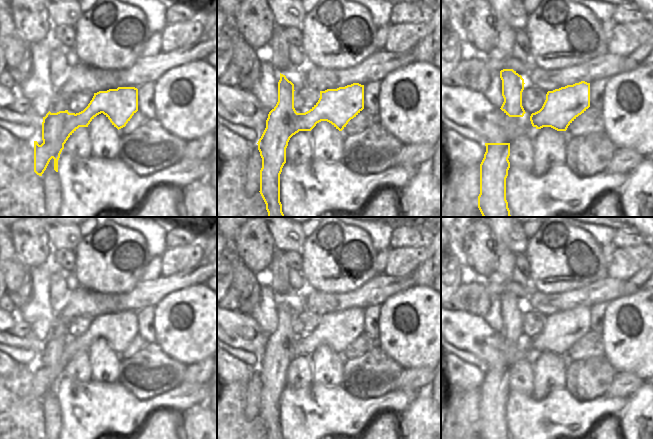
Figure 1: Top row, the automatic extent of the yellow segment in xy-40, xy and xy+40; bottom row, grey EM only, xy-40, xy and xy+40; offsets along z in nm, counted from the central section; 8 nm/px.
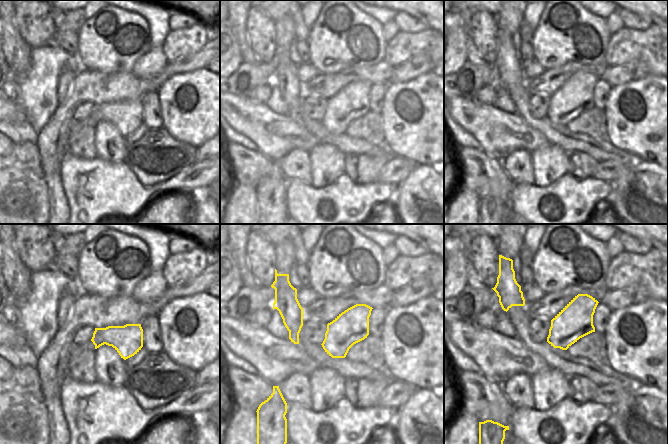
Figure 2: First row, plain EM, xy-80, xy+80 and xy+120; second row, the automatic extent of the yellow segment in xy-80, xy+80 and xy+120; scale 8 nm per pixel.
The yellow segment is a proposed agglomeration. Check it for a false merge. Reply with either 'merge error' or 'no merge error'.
merge error

